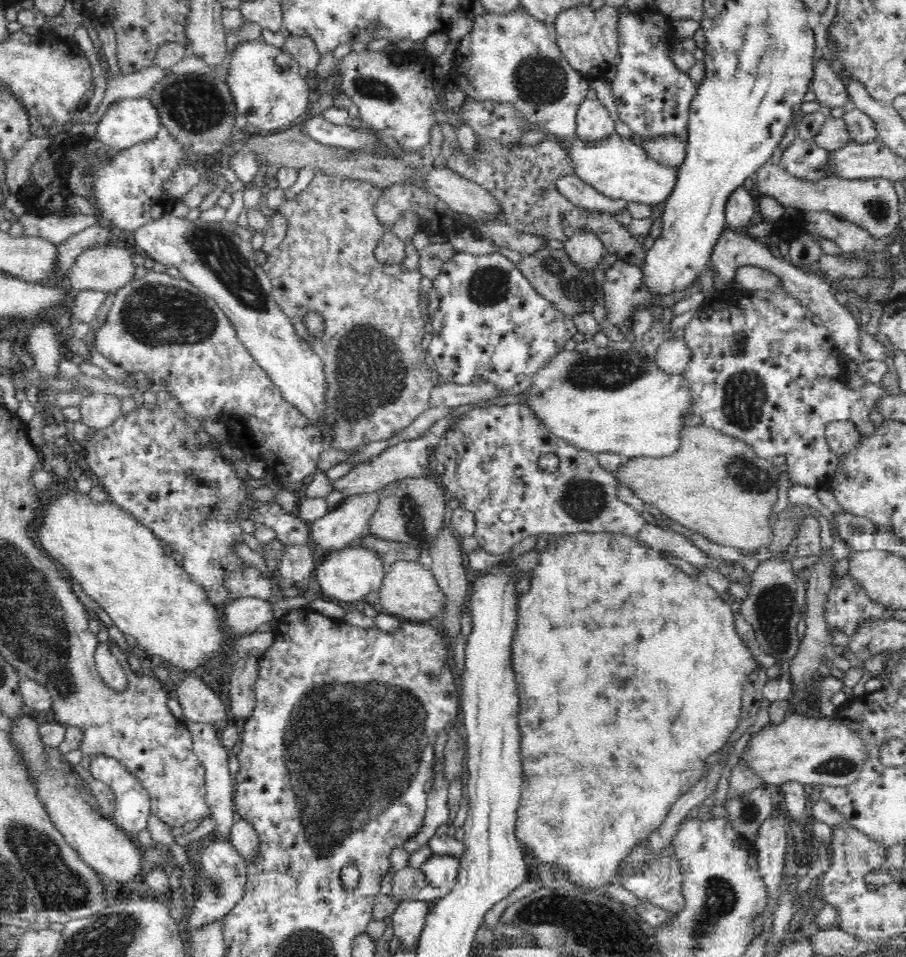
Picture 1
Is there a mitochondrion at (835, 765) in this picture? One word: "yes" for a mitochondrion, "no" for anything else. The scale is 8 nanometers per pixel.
yes

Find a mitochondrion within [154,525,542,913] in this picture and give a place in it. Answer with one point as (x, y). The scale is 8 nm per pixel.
(363, 758)

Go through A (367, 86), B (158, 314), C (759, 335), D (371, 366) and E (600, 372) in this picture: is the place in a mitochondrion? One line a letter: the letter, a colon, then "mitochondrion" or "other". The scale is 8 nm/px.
A: mitochondrion
B: mitochondrion
C: other
D: mitochondrion
E: mitochondrion

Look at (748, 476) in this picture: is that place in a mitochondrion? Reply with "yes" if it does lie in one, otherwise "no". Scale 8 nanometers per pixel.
yes

